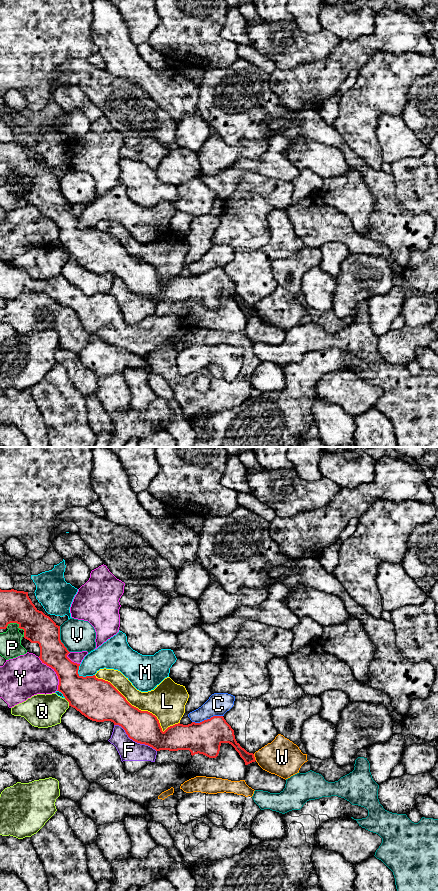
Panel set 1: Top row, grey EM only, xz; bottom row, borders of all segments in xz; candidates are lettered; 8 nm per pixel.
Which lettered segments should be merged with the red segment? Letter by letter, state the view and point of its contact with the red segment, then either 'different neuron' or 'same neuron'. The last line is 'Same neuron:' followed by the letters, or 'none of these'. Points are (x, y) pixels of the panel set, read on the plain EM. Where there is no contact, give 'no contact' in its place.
C: xz (207, 271) | different neuron
F: xz (134, 292) | different neuron
L: xz (140, 262) | different neuron
M: xz (82, 228) | different neuron
P: xz (16, 174) | different neuron
Q: xz (68, 253) | different neuron
V: xz (59, 191) | different neuron
W: xz (254, 309) | different neuron
Y: xz (56, 225) | different neuron
Same neuron: none of these

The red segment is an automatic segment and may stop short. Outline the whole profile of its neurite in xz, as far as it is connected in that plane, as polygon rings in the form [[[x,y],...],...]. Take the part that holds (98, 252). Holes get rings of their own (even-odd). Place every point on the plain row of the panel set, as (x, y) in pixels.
[[[0,141],[0,185],[6,184],[10,175],[19,177],[19,184],[23,187],[21,197],[27,204],[38,208],[42,215],[56,224],[59,231],[57,243],[63,246],[69,254],[69,258],[75,260],[88,271],[96,274],[111,273],[114,277],[121,278],[130,291],[148,297],[156,303],[189,302],[192,308],[199,305],[209,310],[216,310],[221,296],[229,295],[239,305],[245,317],[256,313],[254,306],[247,304],[236,293],[234,282],[223,268],[213,268],[200,275],[192,274],[188,277],[178,275],[168,279],[163,284],[155,267],[132,258],[110,234],[98,231],[95,227],[80,228],[78,226],[80,216],[72,214],[67,209],[70,204],[60,192],[60,178],[35,159],[28,148],[28,144]]]

